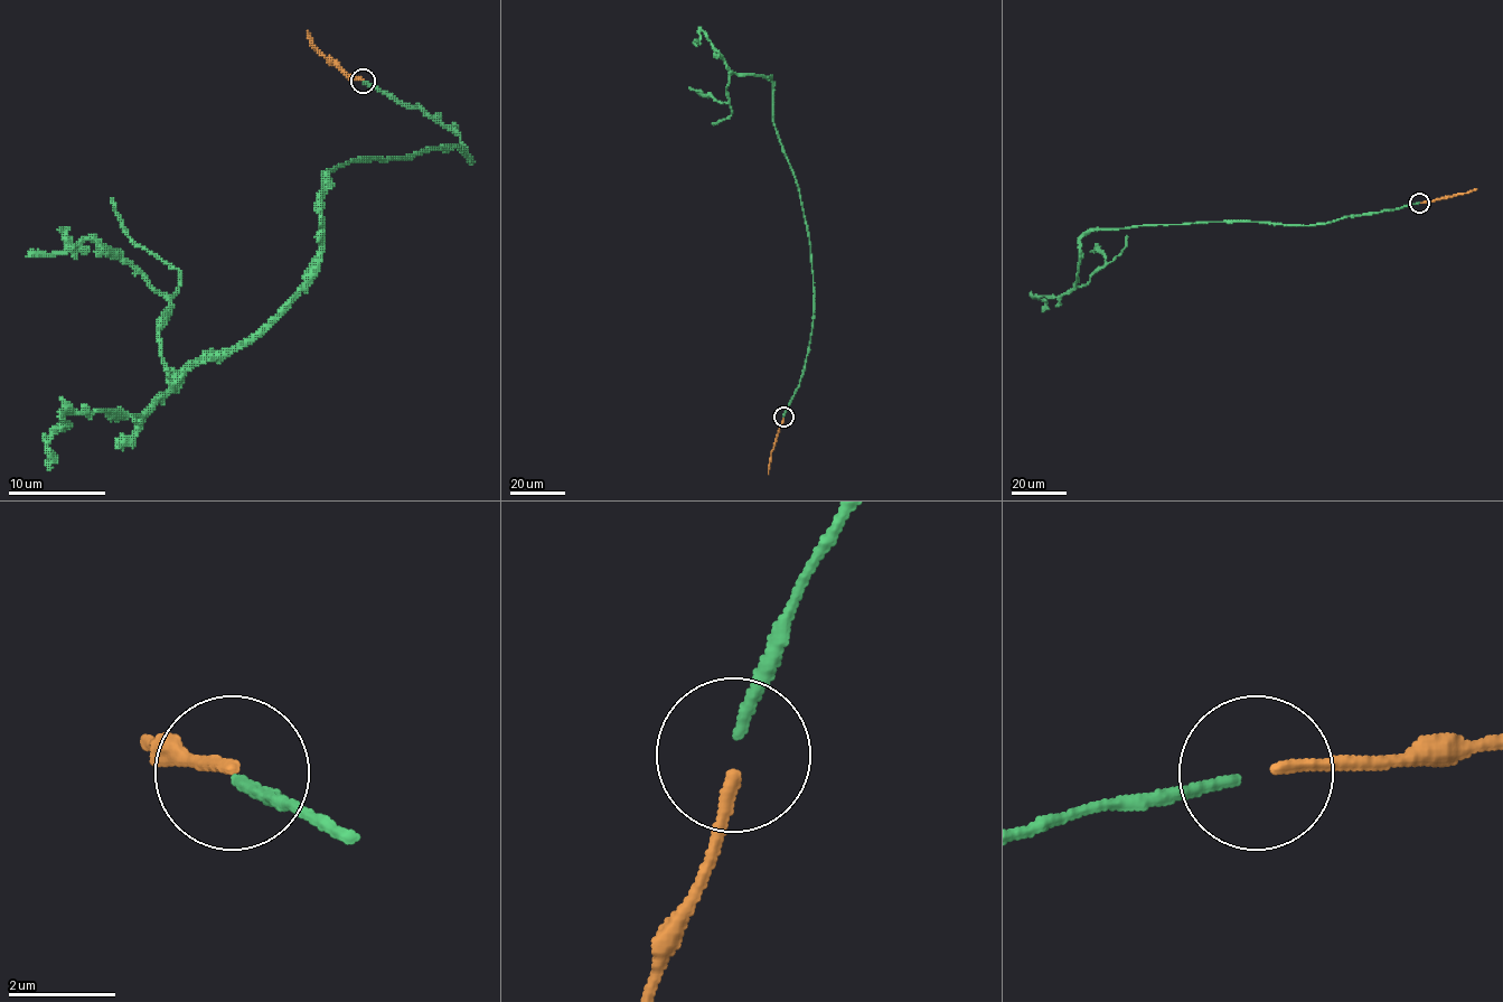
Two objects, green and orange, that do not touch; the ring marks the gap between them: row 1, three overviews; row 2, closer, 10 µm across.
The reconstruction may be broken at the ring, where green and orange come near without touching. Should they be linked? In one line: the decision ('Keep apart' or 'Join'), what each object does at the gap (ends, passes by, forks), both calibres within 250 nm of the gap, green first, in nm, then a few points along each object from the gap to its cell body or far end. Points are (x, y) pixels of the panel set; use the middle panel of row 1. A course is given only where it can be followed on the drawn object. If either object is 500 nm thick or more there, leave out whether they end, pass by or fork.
Join. At the ring green ends. At the ring orange ends. Thickness 200 nm (green) against 220 nm. Course of green: (783, 417), (810, 338), (814, 271), (798, 185), (773, 123), (773, 82), (731, 74), (727, 102), (688, 89). Course of orange: (783, 418), (768, 475)

